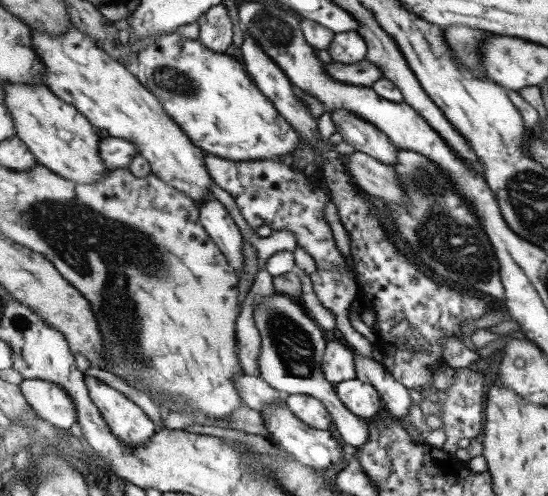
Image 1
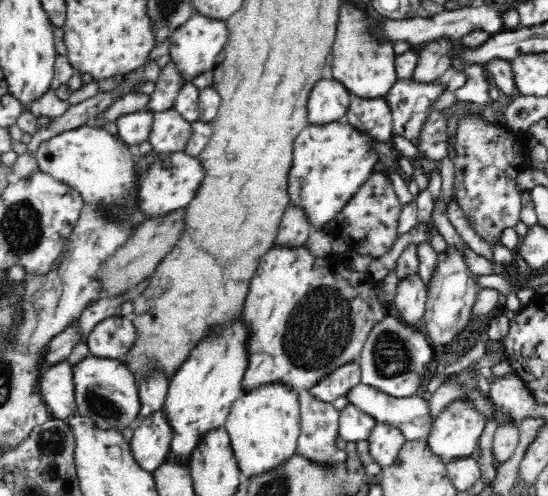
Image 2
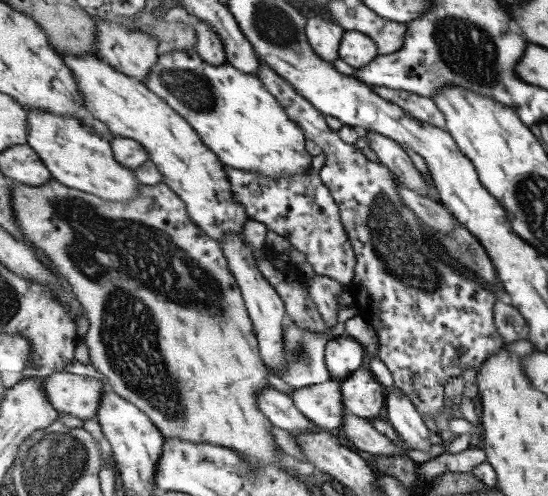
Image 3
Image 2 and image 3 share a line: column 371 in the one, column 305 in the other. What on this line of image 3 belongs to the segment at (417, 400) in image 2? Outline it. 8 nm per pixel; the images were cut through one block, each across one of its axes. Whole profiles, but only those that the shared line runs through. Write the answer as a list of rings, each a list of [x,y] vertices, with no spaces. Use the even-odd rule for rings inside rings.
[[[332,378],[320,385],[297,389],[292,398],[299,410],[323,430],[344,426],[346,406],[341,381]]]

